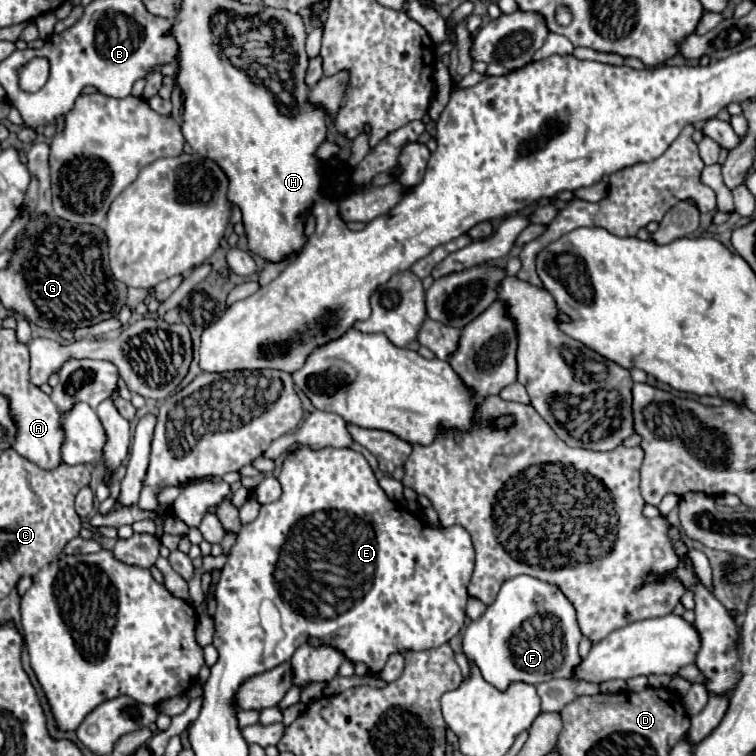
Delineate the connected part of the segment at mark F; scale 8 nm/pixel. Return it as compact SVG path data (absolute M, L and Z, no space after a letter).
M516 576L506 580L496 600L486 608L486 612L478 620L466 626L462 634L462 652L470 662L478 666L486 682L494 684L494 688L504 692L514 682L526 682L536 686L540 682L548 682L554 678L572 676L572 668L580 662L580 654L578 654L580 638L582 632L576 622L576 610L556 586L532 576Z

